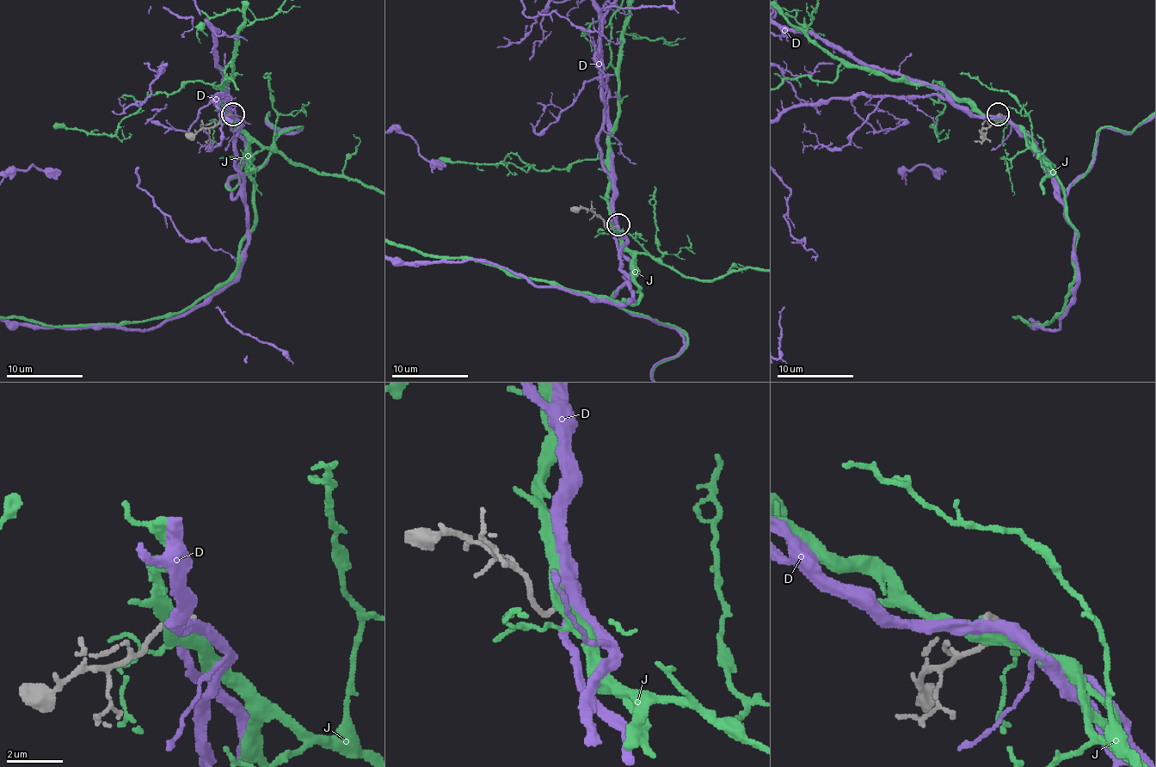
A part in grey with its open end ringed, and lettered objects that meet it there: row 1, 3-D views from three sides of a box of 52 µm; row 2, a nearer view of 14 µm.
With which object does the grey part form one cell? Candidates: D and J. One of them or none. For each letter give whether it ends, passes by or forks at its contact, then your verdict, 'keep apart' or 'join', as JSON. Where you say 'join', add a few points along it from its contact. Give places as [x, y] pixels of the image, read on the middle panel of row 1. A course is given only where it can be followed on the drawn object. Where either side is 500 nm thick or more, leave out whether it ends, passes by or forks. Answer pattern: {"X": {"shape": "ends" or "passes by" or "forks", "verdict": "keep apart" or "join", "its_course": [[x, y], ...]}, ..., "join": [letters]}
{"D": {"shape": "forks", "verdict": "keep apart"}, "J": {"shape": "passes by", "verdict": "keep apart"}, "join": []}

